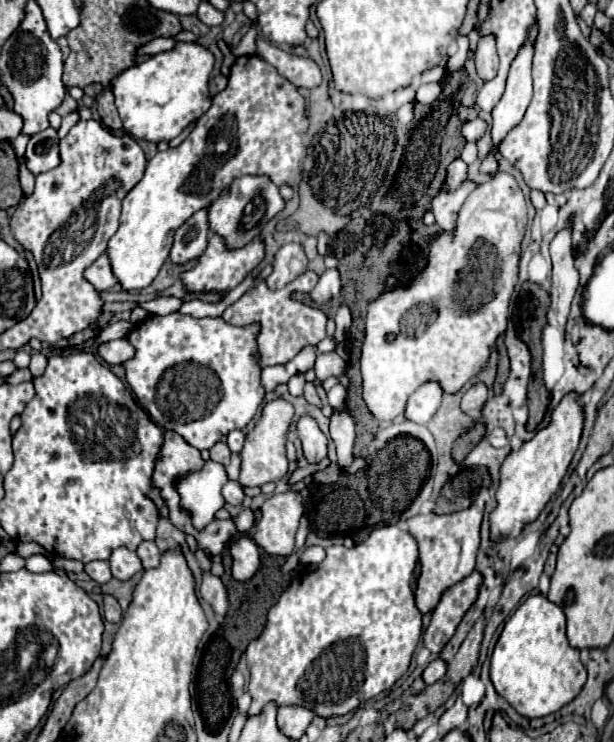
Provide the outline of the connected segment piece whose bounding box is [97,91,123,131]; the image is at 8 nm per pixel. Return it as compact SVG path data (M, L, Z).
M111 91L105 93L101 99L99 99L99 115L101 115L101 121L113 129L113 131L121 131L123 125L121 125L121 119L117 117L117 109L115 109L115 103L113 103L113 95Z

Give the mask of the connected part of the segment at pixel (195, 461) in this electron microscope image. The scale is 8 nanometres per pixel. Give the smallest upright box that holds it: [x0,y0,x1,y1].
[153,431,205,523]

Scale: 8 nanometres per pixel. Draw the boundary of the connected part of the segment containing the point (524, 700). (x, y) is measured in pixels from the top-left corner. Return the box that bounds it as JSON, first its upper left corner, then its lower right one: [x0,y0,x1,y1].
[491,595,587,717]

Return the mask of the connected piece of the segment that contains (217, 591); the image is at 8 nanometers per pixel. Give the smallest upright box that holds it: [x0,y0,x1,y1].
[201,573,229,617]

